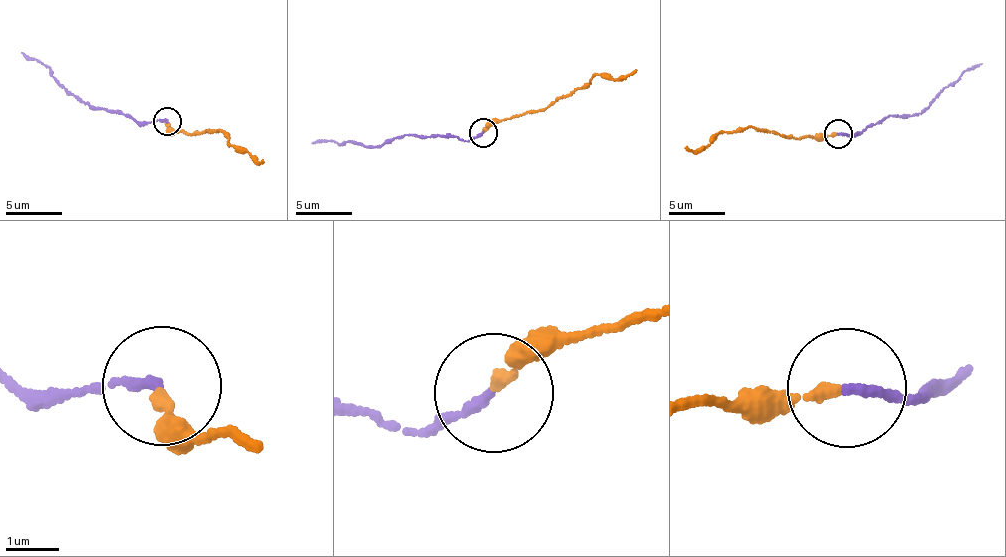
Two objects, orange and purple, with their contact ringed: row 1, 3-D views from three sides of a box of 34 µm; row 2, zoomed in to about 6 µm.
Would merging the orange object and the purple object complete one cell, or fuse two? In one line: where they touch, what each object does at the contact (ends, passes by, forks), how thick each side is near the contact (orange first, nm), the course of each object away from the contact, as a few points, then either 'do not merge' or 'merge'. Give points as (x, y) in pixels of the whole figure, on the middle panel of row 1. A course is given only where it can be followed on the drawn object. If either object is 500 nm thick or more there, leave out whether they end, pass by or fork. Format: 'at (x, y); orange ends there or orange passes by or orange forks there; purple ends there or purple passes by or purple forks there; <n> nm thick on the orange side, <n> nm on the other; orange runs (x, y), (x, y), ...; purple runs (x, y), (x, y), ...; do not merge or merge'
at (483, 132); orange ends there; purple ends there; 200 nm thick on the orange side, 160 nm on the other; orange runs (482, 131), (576, 90), (596, 74), (621, 81), (636, 69); purple runs (482, 133), (467, 140), (404, 133), (375, 146), (351, 141), (340, 144), (324, 138), (311, 143); do not merge

